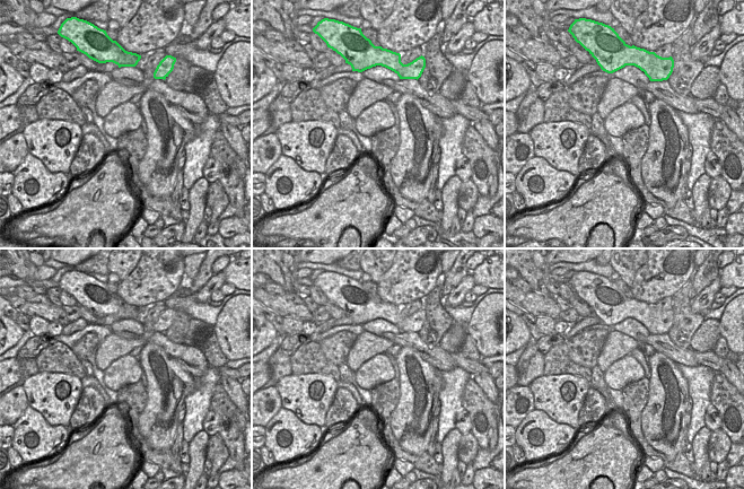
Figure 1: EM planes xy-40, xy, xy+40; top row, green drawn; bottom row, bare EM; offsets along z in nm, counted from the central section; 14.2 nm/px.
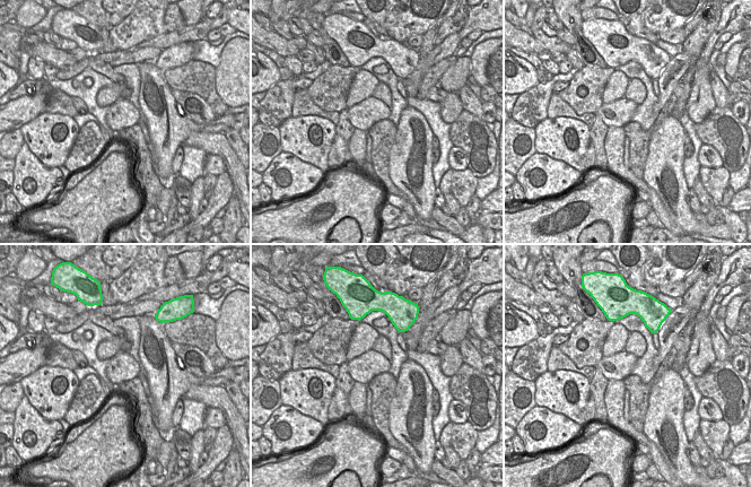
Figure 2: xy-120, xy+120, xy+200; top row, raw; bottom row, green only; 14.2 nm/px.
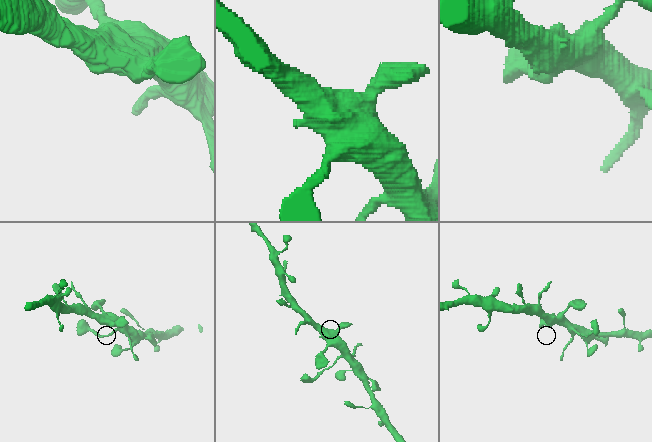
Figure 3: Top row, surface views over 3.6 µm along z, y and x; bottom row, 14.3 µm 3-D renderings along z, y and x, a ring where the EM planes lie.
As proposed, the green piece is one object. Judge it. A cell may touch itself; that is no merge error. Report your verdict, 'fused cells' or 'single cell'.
single cell

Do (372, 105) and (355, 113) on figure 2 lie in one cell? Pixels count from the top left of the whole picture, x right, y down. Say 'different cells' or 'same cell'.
same cell

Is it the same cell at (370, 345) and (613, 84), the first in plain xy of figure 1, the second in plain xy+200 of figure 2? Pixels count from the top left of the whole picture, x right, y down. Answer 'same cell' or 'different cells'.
same cell

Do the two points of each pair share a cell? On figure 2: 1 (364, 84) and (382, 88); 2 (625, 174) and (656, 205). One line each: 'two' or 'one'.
1: two
2: one

